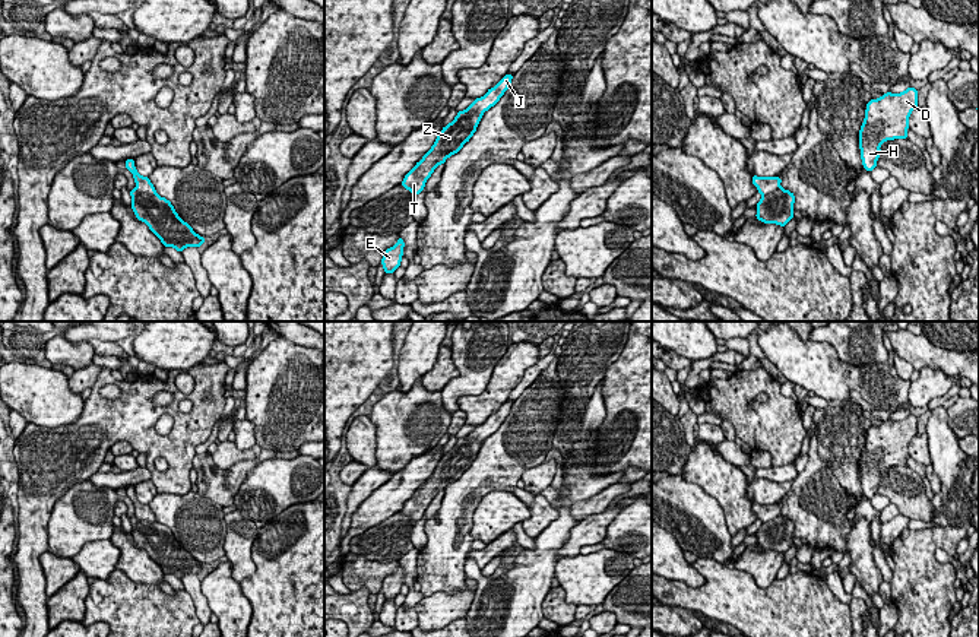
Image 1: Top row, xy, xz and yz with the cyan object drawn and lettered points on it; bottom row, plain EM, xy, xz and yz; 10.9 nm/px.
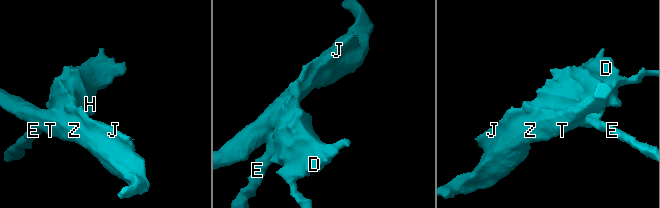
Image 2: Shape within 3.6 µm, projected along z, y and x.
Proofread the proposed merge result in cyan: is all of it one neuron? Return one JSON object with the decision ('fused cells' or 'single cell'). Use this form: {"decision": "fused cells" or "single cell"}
{"decision": "fused cells"}

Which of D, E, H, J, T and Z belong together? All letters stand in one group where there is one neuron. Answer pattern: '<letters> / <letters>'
D E H J / T Z

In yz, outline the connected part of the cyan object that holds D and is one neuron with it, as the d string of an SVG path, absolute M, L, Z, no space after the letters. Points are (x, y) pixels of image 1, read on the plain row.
M907 415L900 421L883 421L869 427L859 457L859 476L864 497L872 498L881 482L883 469L907 466L909 443L918 434L918 418Z

